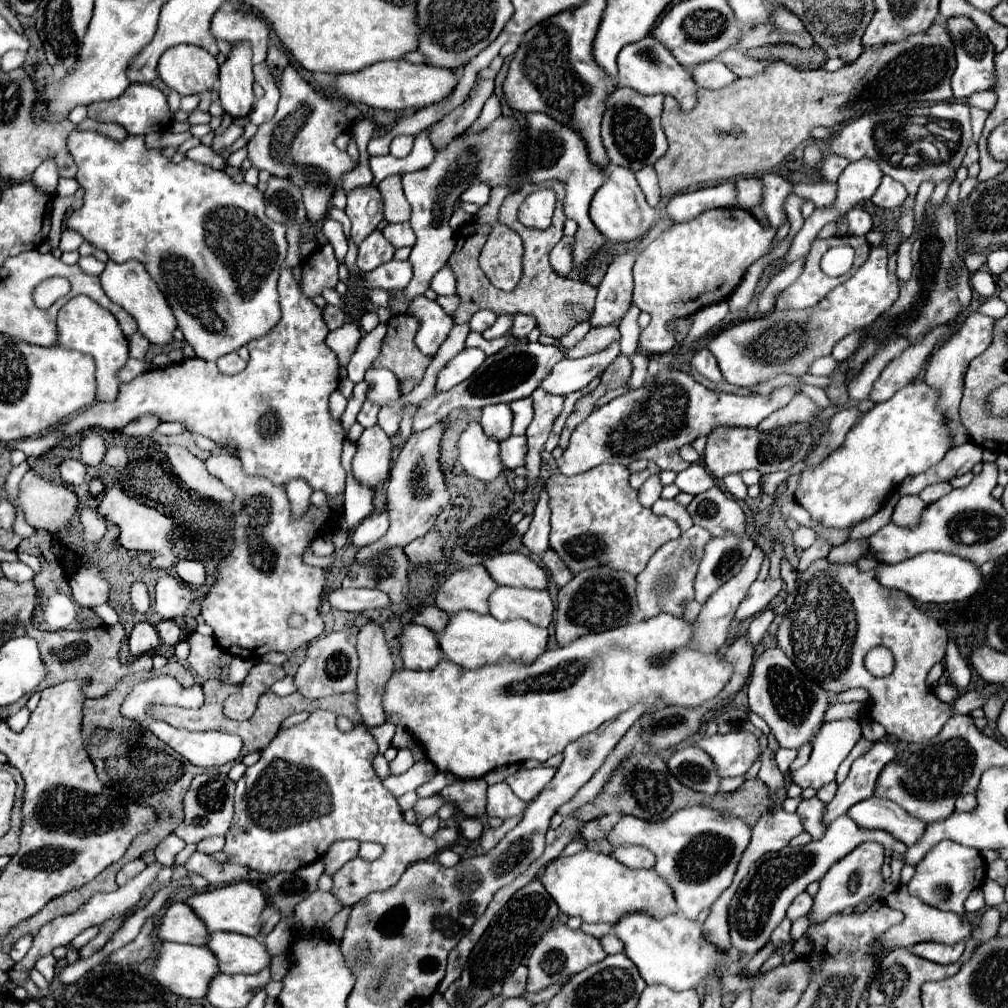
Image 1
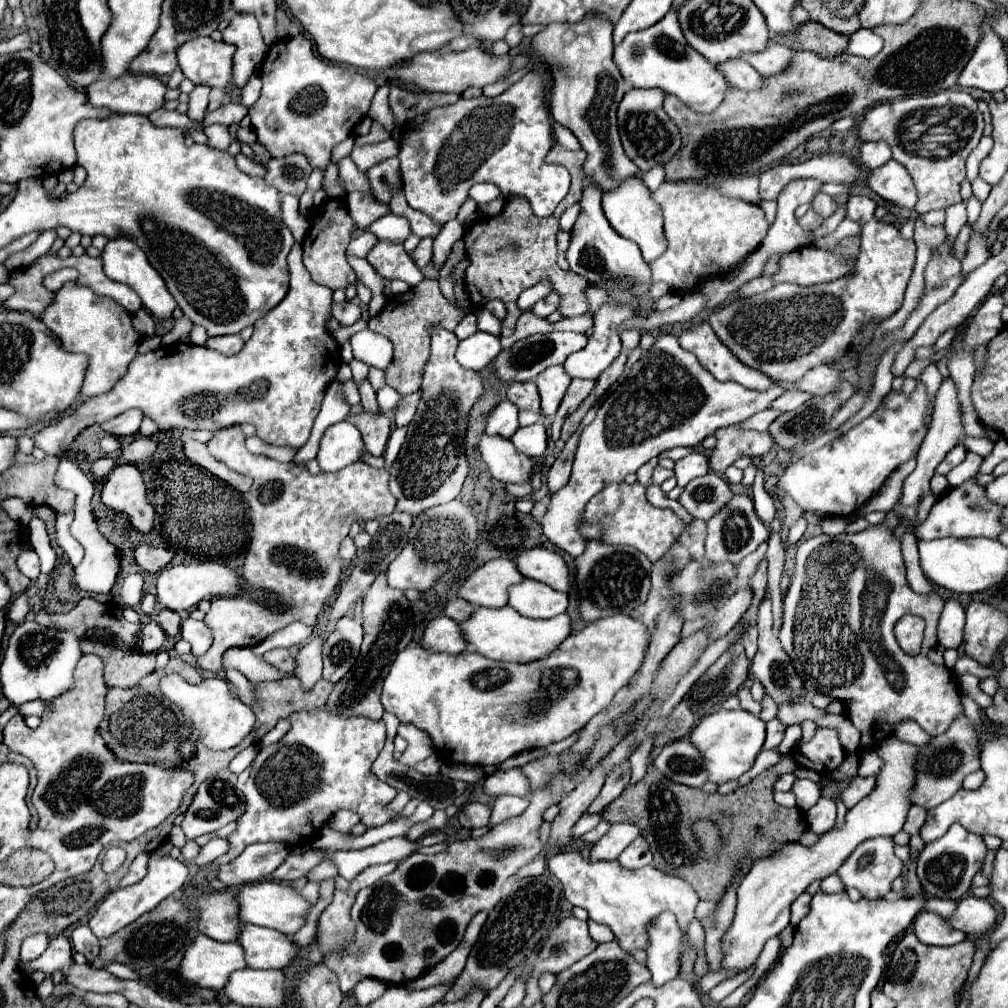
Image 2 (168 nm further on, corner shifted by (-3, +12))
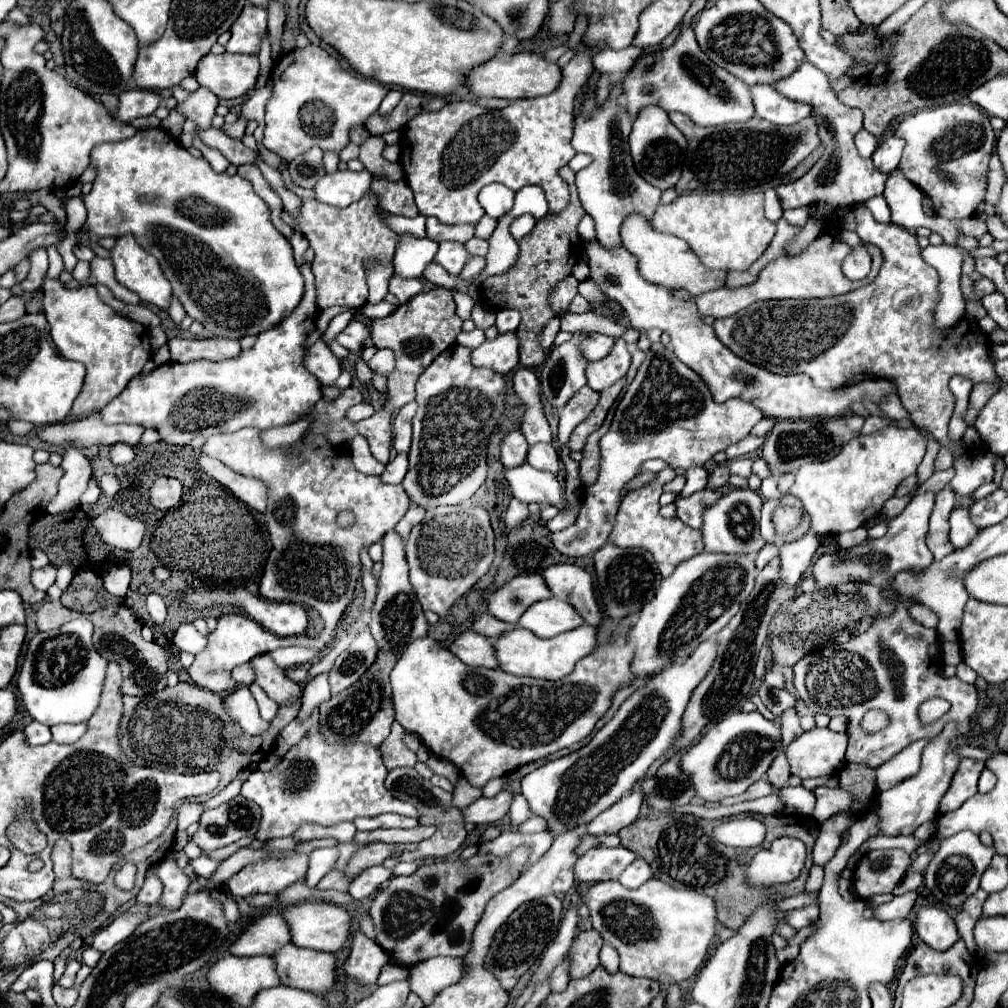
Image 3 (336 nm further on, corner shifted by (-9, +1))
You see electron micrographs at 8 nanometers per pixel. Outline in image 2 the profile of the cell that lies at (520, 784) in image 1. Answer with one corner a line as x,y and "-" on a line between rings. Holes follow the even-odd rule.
519,767
509,769
509,771
495,771
485,777
483,791
485,795
491,795
491,797
499,797
499,795
525,797
529,793
529,781

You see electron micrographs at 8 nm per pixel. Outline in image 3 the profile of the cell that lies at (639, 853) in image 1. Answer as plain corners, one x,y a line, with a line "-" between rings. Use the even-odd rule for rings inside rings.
635,858
627,870
623,872
623,876
619,876
619,882
625,886
625,888
639,888
643,882
647,882
649,878
653,876
651,872
651,866
643,860
643,858

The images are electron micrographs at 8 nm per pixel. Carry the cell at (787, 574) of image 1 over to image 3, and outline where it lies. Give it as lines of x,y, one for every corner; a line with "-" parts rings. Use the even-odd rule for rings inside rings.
769,476
769,478
765,478
763,480
763,484
761,484
761,496
763,498
767,498
767,500
781,500
785,494
777,488
777,478
775,476

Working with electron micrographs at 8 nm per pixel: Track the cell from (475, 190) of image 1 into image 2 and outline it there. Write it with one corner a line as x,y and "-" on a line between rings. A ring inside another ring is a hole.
477,183
471,187
469,191
469,197
477,203
477,205
483,205
483,203
491,203
493,199
497,199
501,195
499,187
497,185
491,185
491,183

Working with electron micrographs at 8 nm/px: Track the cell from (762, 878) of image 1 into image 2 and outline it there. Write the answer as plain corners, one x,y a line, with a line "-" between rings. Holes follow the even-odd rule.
887,737
877,747
877,753
883,759
883,769
879,769
877,773
877,785
863,801
859,801
853,809
847,811
843,829
827,831
825,835
819,837
819,841
813,847
803,847
799,843
793,843
793,845
785,845
781,851
773,853
771,857
755,861
755,865
751,867
751,871
745,875
745,879
737,889
737,909
735,909
733,923
721,941
723,961
719,969
743,973
755,967
765,941
777,937
789,925
791,903
815,879
823,879
835,873
859,843
881,835
893,837
903,829
911,807
919,747
911,743
903,743
897,737

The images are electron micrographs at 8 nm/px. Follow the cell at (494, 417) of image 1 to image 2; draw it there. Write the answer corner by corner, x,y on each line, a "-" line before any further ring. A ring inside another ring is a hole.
511,401
499,403
489,419
487,419
487,435
499,435
499,437
511,437
519,429
517,421
517,407

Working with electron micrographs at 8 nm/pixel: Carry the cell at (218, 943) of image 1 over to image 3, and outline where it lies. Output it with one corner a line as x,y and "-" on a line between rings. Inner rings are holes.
285,944
271,954
277,976
285,986
301,988
307,992
327,992
335,982
335,956
327,952
299,948

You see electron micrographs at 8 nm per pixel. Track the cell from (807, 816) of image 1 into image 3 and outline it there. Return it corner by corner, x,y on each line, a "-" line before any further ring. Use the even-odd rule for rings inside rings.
785,786
785,788
781,788
779,794
781,794
781,800
783,800
787,806
797,808
801,816
811,816
811,814
813,814
815,796
813,796
811,790
803,788
803,786
797,786
797,788

